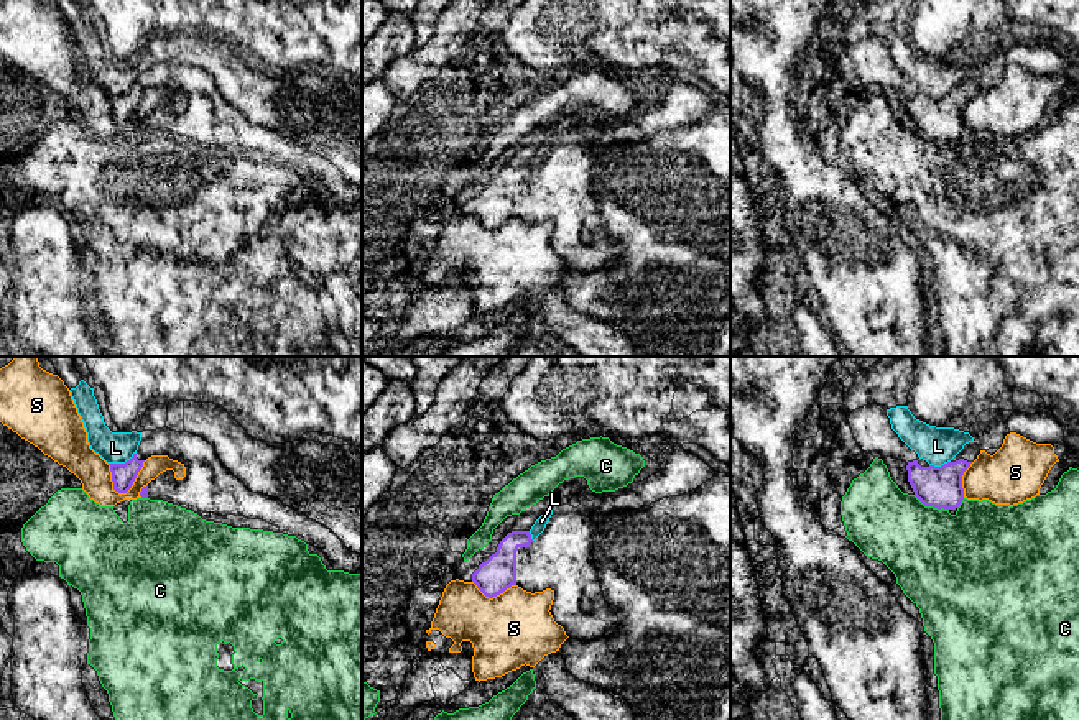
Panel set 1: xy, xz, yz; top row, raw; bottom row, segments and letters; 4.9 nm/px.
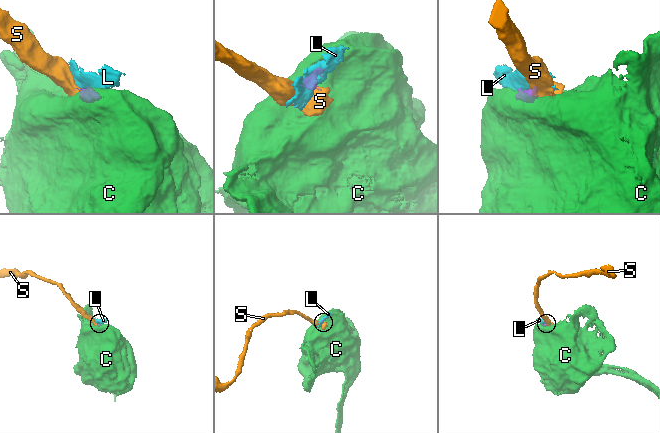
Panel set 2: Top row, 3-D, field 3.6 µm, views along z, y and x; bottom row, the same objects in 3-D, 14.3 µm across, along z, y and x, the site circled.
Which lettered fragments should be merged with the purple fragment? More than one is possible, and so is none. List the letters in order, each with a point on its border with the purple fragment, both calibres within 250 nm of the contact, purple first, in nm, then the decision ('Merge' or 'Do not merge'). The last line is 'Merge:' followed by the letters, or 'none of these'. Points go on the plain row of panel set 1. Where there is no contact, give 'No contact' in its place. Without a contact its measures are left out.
C: Touches purple at yz (931, 137). Thickness 200 nm (purple) against 440 nm. Do not merge
L: Touches purple at xy (122, 96). Thickness 120 nm (purple) against 160 nm. Do not merge
S: Touches purple at xy (132, 115). Thickness 120 nm (purple) against 160 nm. Do not merge
Merge: none of these

